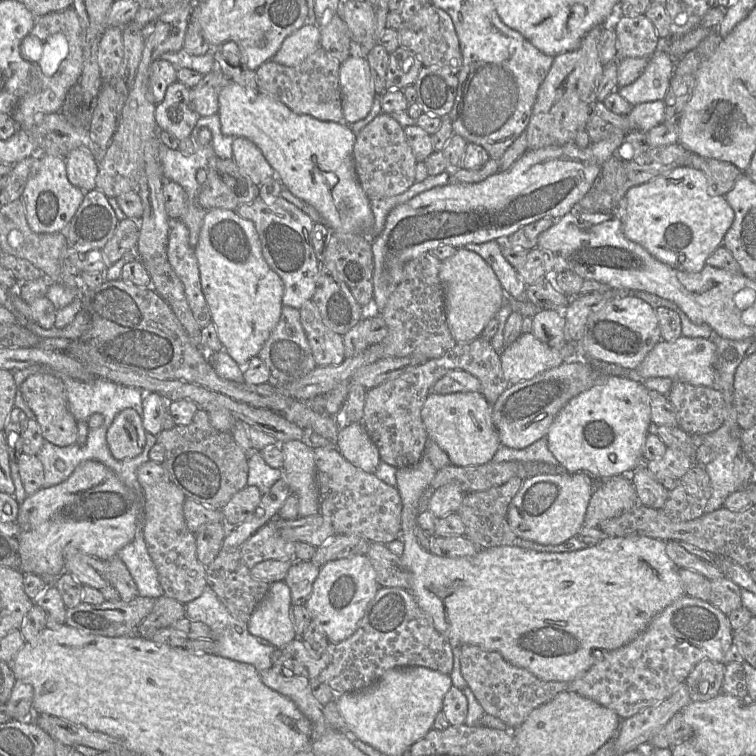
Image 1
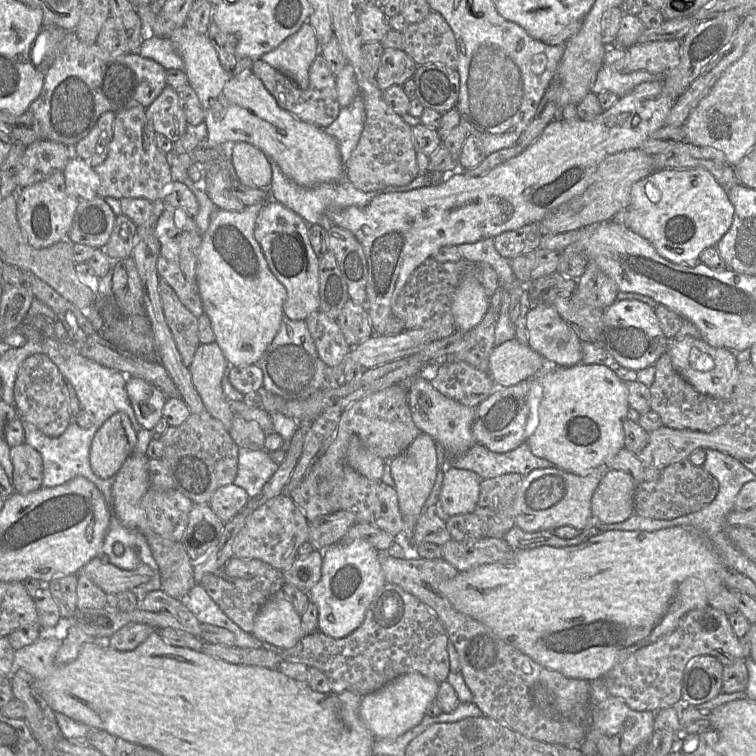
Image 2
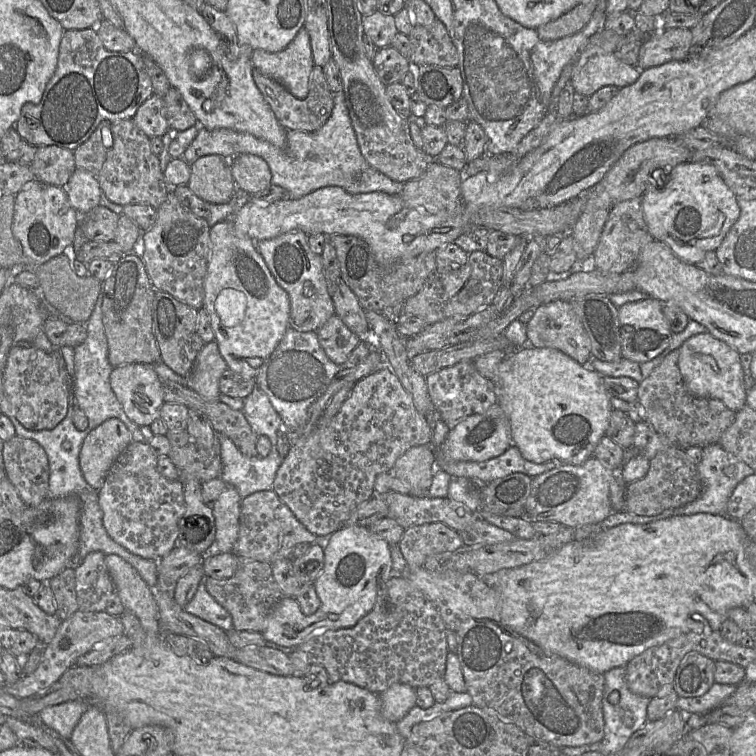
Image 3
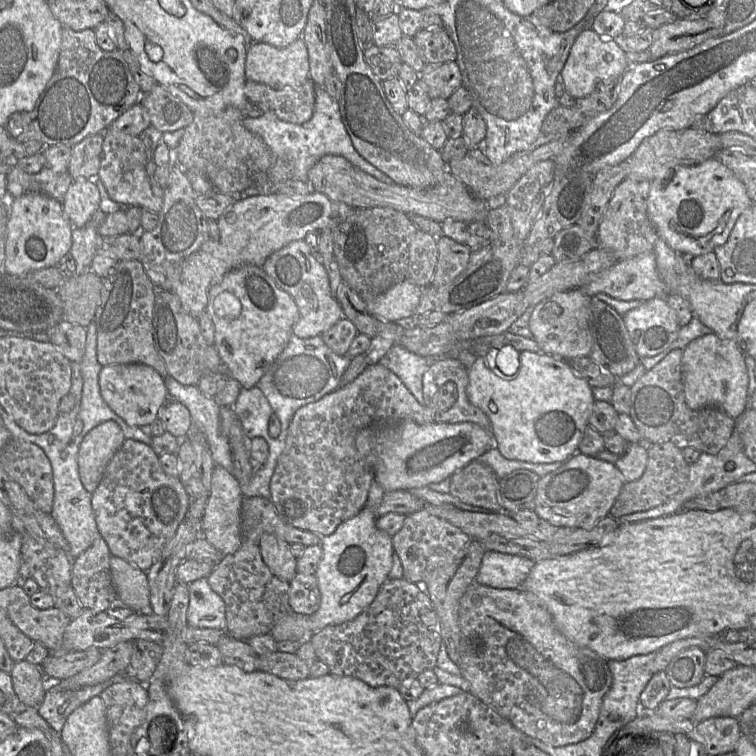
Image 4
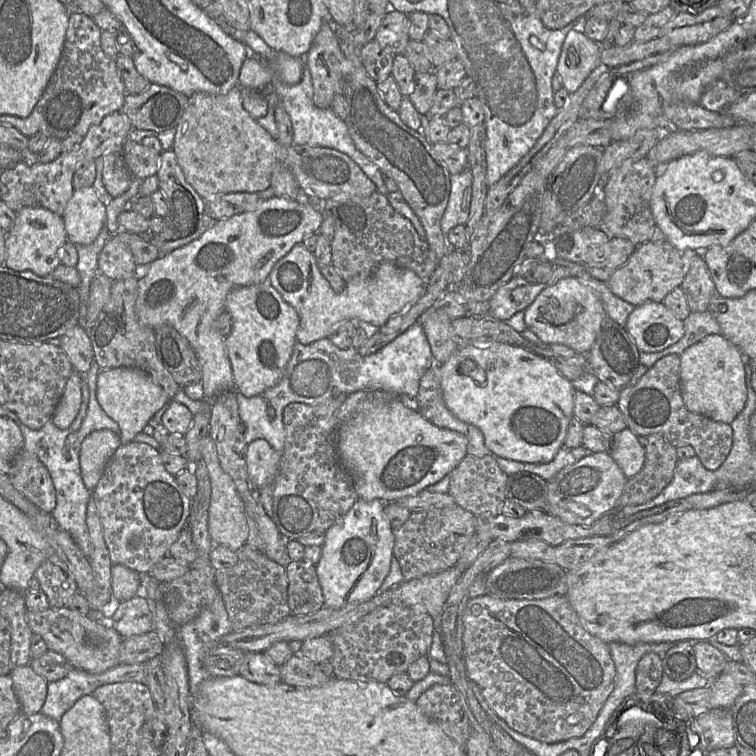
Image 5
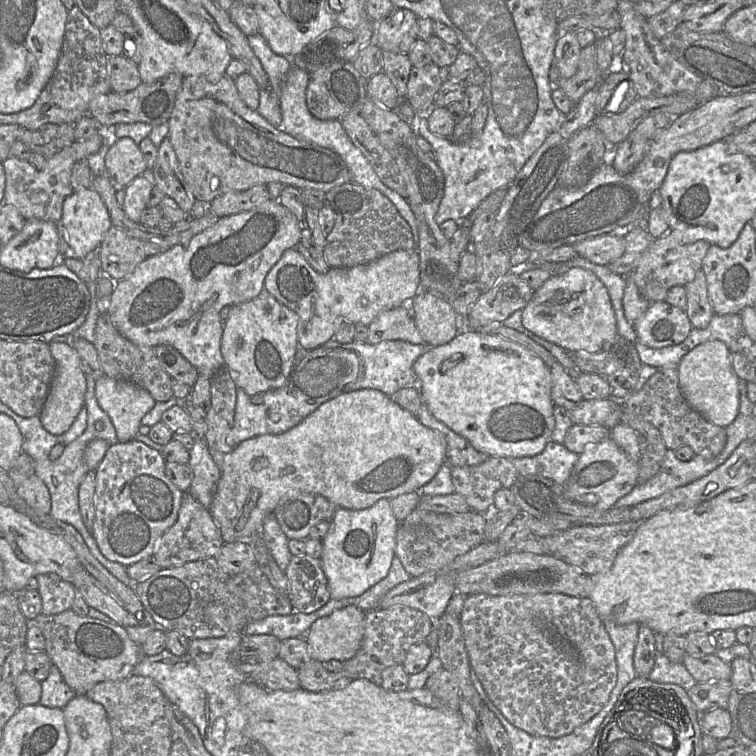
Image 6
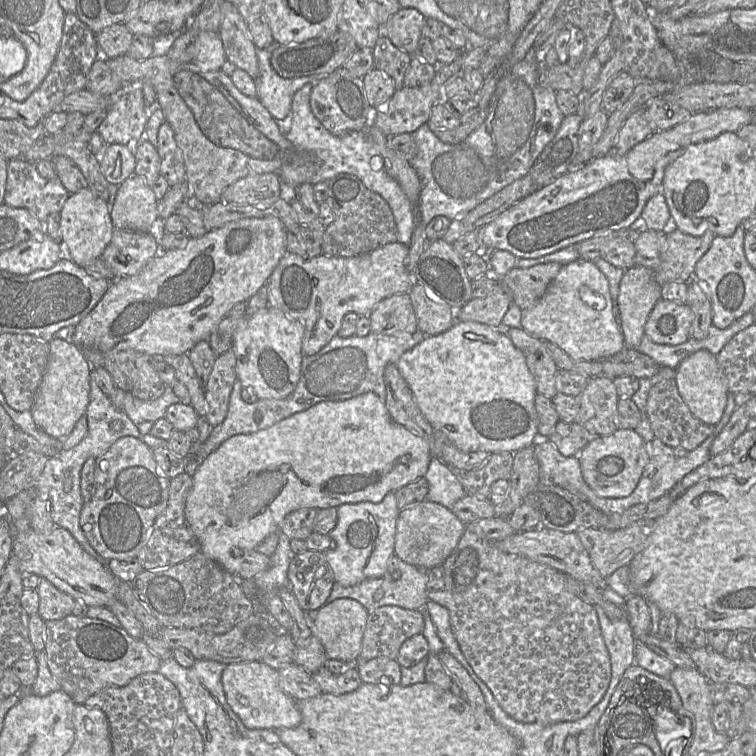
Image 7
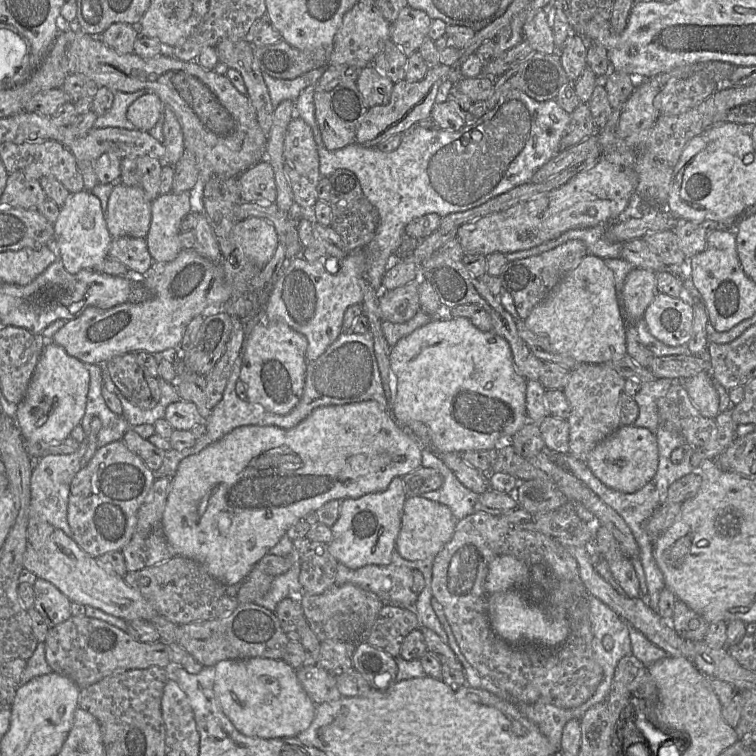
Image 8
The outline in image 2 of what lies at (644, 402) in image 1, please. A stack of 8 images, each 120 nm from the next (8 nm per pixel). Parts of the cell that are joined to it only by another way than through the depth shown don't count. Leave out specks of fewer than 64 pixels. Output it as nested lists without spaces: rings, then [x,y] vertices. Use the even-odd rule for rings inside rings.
[[[546,362],[542,370],[529,380],[530,412],[525,442],[531,452],[552,462],[559,469],[578,475],[588,475],[594,468],[607,468],[609,461],[624,448],[623,422],[628,418],[630,407],[625,381],[604,365],[579,363],[561,367],[554,362]]]

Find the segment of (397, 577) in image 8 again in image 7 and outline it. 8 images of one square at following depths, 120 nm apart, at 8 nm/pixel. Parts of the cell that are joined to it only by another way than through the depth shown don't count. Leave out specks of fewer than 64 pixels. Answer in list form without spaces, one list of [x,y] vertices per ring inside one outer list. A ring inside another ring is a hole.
[[[392,555],[389,558],[386,572],[379,578],[367,578],[356,585],[349,587],[342,586],[335,581],[326,602],[330,603],[340,598],[354,599],[364,606],[368,614],[372,613],[377,608],[389,605],[399,606],[409,610],[421,610],[428,602],[428,571],[429,570],[408,564],[397,555]],[[396,570],[400,571],[401,576],[399,579],[394,580],[392,574]]]

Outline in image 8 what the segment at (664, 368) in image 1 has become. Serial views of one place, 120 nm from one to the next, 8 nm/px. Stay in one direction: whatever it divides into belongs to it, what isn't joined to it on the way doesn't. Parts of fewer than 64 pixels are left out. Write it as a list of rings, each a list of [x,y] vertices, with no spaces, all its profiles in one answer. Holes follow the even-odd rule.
[[[700,372],[682,383],[699,412],[705,417],[715,419],[719,414],[719,396],[711,373]]]

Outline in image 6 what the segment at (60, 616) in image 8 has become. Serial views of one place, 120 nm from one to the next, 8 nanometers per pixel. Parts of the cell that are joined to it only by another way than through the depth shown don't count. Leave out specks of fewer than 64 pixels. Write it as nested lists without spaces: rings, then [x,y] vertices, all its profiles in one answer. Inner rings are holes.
[[[55,573],[39,574],[36,578],[42,599],[42,614],[54,615],[71,609],[78,594],[72,582]]]

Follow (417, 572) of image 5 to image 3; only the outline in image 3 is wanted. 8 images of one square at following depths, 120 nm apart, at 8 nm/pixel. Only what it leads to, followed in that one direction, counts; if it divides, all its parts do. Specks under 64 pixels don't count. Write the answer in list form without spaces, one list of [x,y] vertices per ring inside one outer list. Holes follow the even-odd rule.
[[[441,522],[405,529],[398,545],[409,570],[423,567],[427,557],[432,554],[454,552],[464,548],[459,532]]]

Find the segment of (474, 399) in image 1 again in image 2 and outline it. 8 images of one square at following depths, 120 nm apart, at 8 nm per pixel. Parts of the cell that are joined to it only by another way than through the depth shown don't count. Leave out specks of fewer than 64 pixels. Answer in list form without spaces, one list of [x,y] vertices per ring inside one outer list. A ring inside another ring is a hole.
[[[421,376],[412,380],[407,389],[407,396],[412,418],[417,428],[421,433],[428,434],[434,441],[439,442],[449,457],[461,456],[475,444],[472,433],[475,408],[444,396]]]

